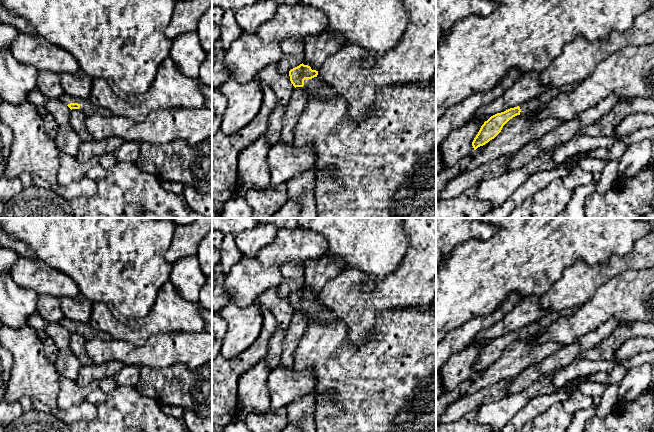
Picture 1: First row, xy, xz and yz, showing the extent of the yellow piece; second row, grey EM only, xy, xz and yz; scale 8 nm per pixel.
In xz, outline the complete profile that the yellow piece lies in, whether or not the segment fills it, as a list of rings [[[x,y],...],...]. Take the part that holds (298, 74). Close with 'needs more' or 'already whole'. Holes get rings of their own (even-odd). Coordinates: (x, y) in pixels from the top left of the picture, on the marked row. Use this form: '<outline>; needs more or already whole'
[[[303,63],[289,71],[293,86],[302,87],[308,99],[318,97],[325,100],[335,95],[334,89],[320,80],[317,75],[318,71],[312,70],[310,66]]]; needs more

